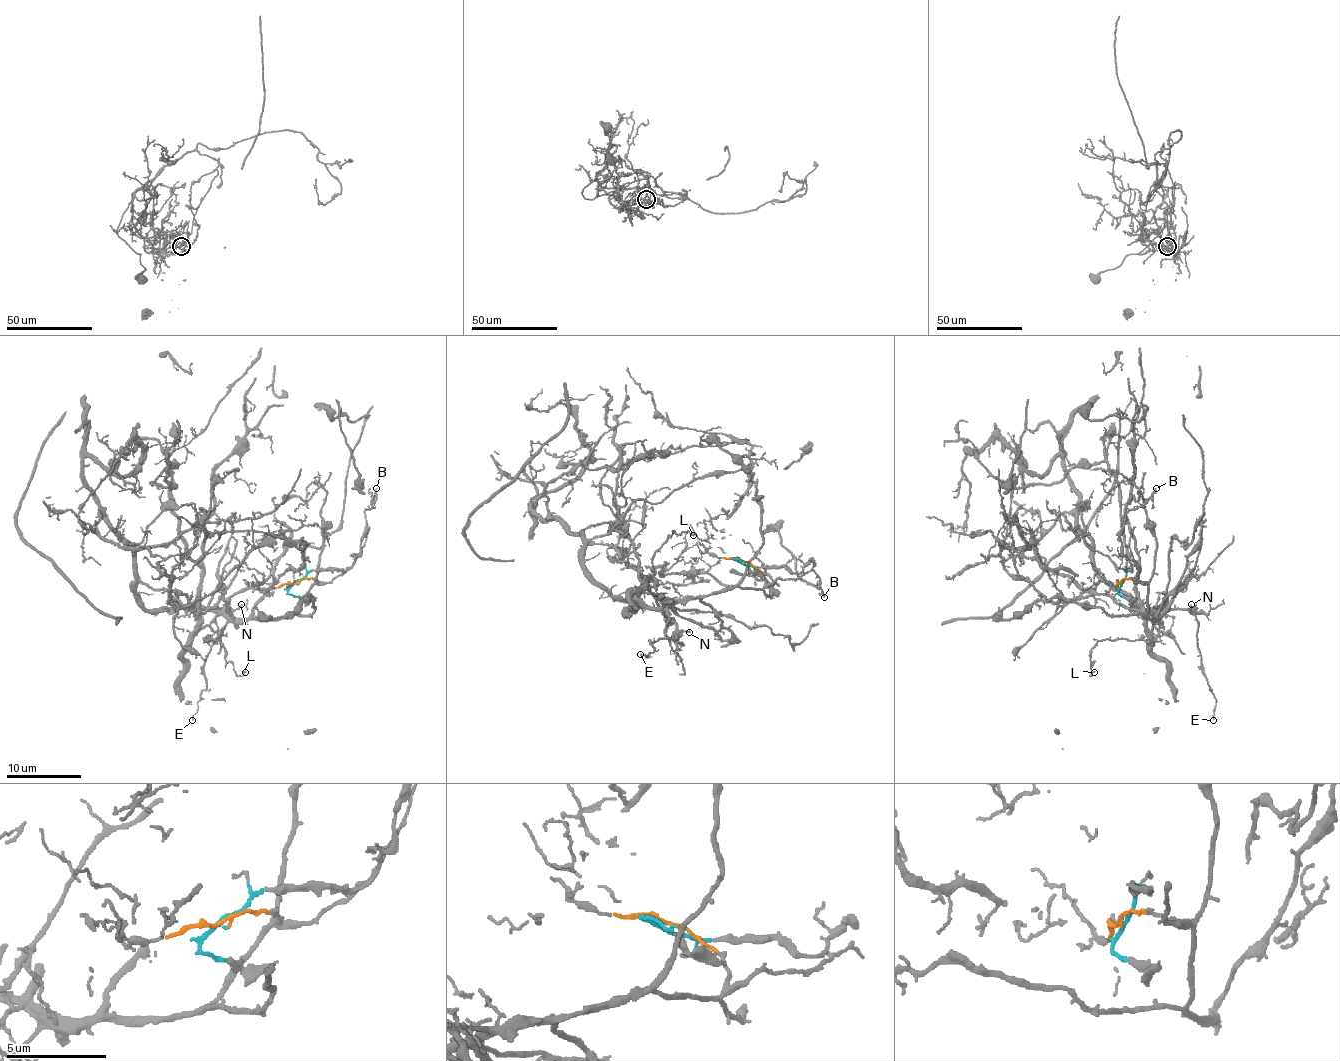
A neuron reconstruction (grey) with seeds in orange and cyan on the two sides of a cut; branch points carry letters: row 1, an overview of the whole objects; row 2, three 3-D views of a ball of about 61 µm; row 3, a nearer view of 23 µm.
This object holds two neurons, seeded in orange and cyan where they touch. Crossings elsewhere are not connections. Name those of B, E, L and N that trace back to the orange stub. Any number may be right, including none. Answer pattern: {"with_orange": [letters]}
{"with_orange": ["E", "L", "N"]}

